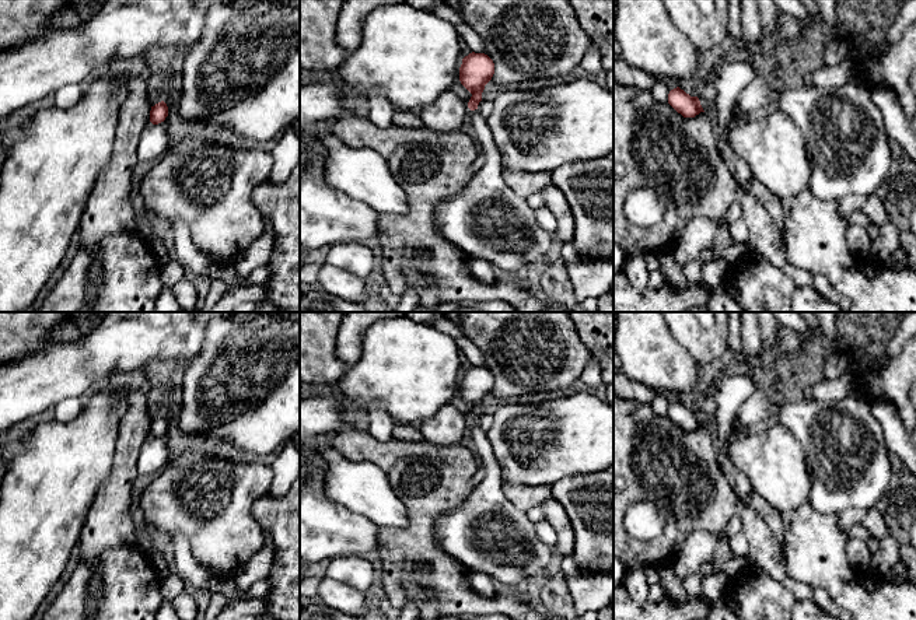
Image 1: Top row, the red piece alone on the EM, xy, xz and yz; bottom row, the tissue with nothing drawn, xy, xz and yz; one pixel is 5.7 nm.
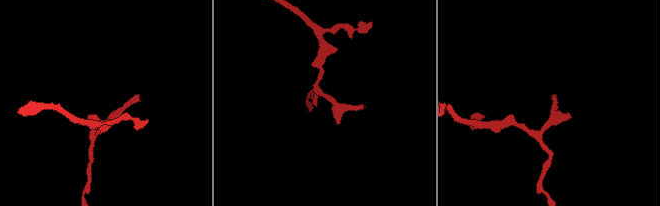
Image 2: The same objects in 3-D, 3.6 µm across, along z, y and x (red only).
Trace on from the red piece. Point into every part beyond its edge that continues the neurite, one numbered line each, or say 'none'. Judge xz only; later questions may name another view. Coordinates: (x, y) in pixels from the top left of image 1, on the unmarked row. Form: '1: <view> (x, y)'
1: xz (486, 533)

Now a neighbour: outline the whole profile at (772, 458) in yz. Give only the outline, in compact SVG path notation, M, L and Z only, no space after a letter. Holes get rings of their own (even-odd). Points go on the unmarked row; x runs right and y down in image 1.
M733 420L728 458L748 477L754 493L782 515L808 504L805 455L791 431L777 424L742 435L741 428Z

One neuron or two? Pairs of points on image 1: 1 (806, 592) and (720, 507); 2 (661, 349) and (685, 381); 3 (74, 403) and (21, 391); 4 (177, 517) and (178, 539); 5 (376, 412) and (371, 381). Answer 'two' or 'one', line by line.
1: one
2: one
3: two
4: two
5: two

